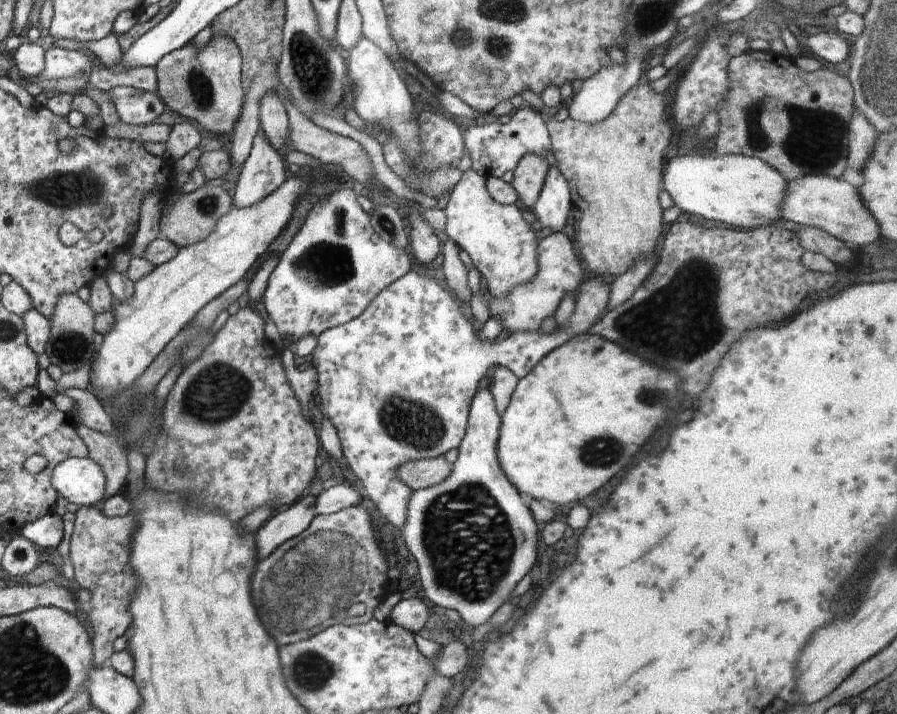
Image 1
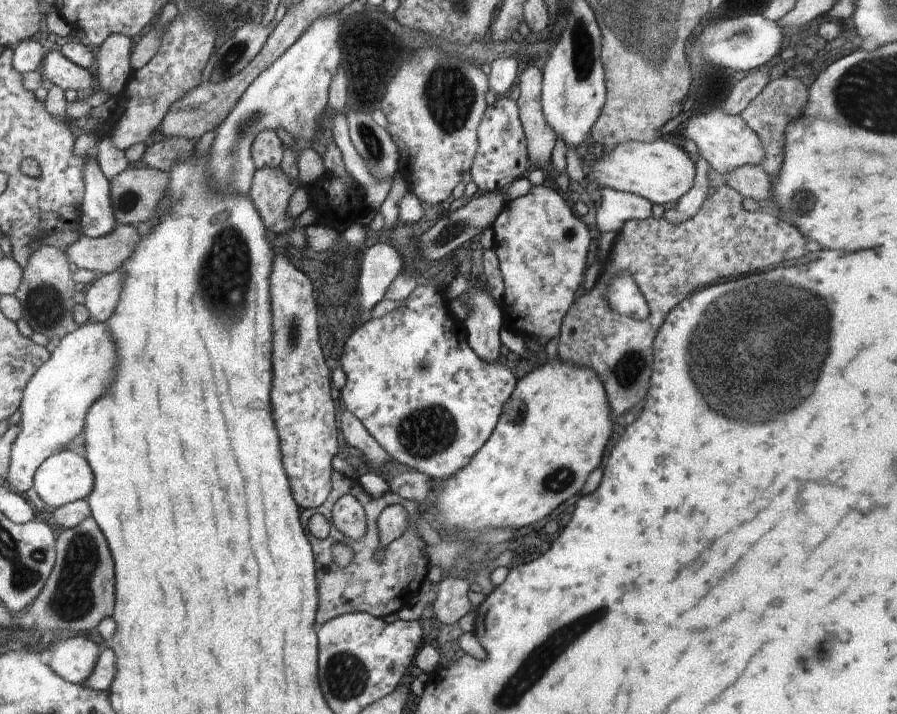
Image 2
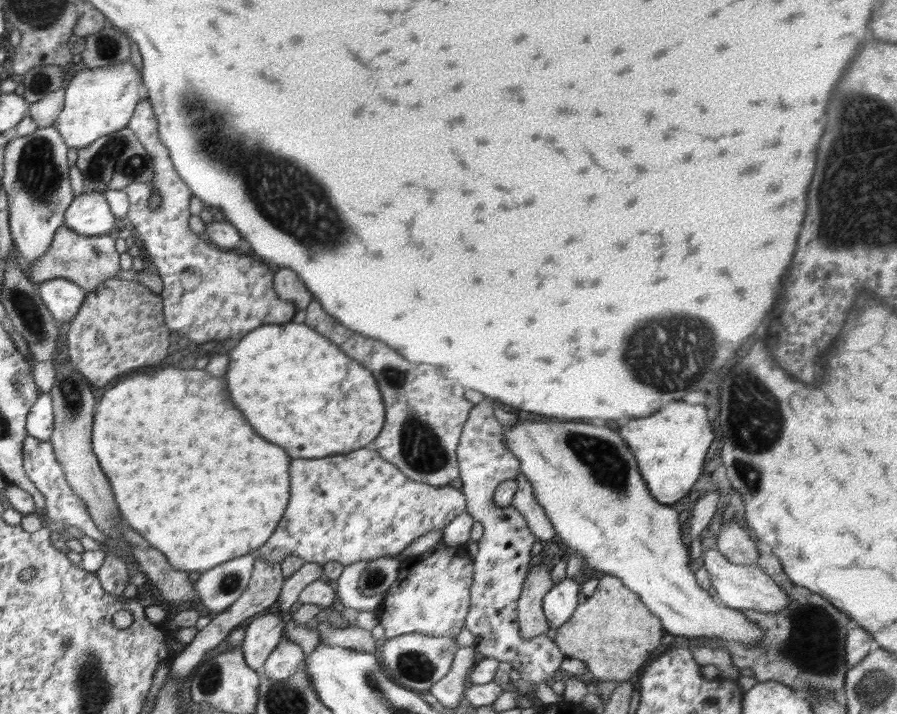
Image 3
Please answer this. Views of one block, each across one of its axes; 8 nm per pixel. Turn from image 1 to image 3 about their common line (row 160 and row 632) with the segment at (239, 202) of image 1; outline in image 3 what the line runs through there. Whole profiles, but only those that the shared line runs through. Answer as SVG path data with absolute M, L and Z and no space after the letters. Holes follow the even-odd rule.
M267 612L245 628L240 648L246 664L260 672L268 655L278 646L284 636L285 623L277 614Z

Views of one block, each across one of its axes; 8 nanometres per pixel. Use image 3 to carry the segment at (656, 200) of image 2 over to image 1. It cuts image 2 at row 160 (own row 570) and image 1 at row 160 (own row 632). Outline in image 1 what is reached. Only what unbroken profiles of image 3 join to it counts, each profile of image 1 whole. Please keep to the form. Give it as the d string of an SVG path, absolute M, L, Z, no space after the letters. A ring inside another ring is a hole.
M671 152L668 153L664 162L663 188L670 194L675 204L682 208L683 212L690 212L690 214L718 220L718 222L726 222L739 229L765 227L782 218L781 203L785 199L787 182L788 180L767 162L746 155L678 157Z

